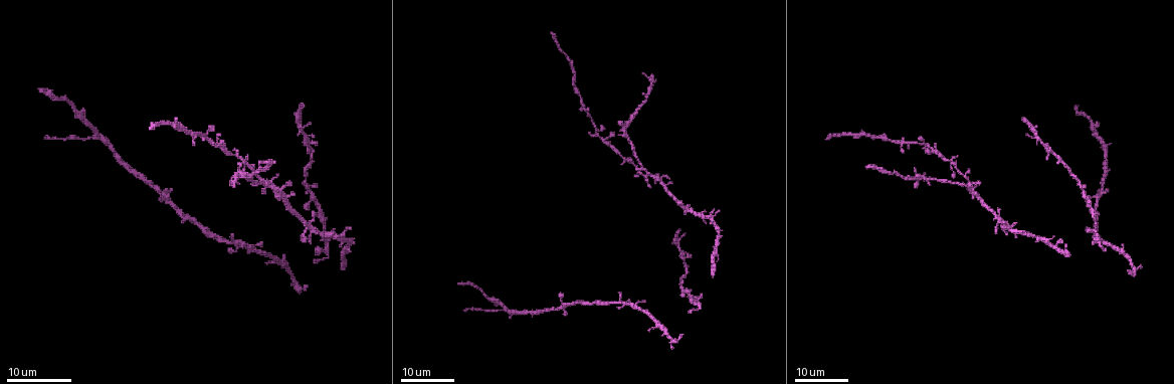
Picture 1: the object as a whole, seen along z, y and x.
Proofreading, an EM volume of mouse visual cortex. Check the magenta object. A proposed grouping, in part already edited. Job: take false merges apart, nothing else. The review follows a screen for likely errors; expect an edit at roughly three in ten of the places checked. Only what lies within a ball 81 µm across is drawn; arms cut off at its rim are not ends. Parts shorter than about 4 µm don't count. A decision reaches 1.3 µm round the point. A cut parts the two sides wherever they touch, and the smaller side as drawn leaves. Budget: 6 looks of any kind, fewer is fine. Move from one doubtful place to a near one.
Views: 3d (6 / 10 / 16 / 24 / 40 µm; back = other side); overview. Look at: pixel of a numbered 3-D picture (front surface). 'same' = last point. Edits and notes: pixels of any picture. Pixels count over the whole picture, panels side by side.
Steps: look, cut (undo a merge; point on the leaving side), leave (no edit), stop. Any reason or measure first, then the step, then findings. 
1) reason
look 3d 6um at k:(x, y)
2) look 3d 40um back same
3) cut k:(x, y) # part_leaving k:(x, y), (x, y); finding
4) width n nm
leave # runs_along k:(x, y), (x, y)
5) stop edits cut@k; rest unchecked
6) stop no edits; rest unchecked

look 3d 16um at 1:(647, 174)

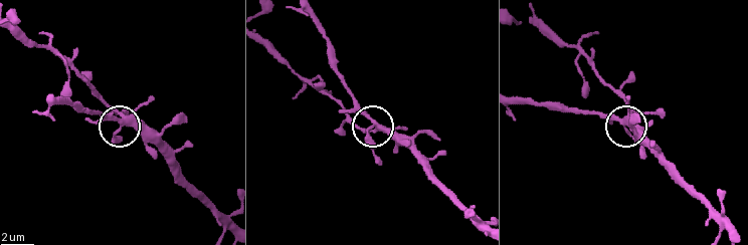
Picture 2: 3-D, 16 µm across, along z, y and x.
look 3d 6um at 2:(124, 121)

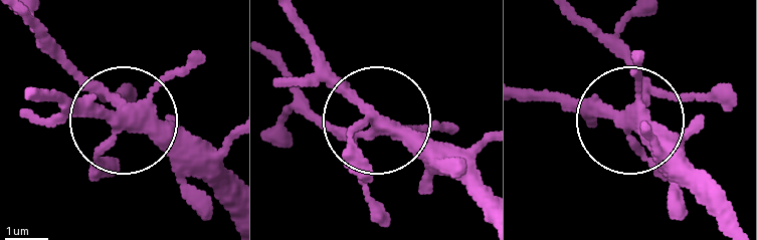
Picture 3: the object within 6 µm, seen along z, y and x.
side_arm 25 um
leave # continuous, no second cell

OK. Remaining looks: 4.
calibre changes
look 3d 16um at 1:(205, 133)

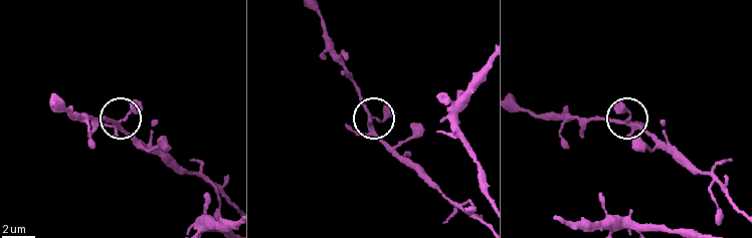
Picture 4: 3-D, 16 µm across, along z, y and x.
look 3d 6um at 4:(369, 111)

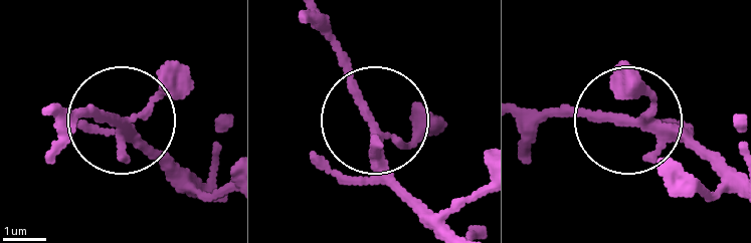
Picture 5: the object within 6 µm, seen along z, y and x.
arms 4
leave # all the same cell

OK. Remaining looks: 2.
small branch off a trunk
look 3d 16um at 1:(950, 164)

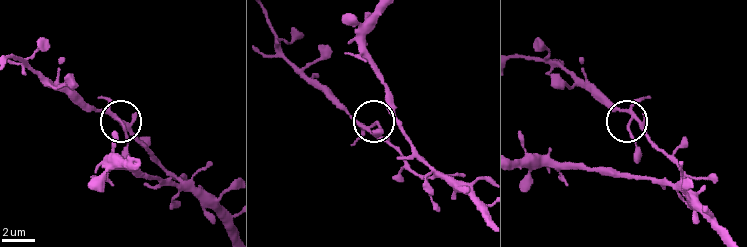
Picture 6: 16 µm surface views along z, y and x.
look 3d 6um at 6:(115, 118)

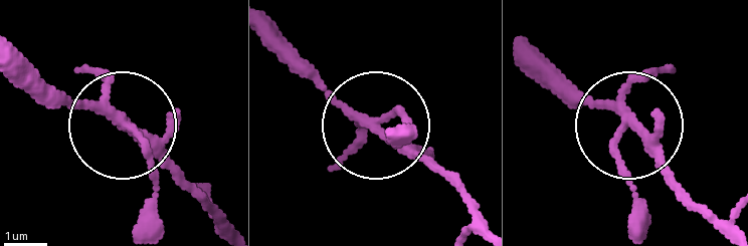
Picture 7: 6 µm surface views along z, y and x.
leave # runs_along 7:(229, 235), (128, 134), (146, 159), (160, 231); continuous, no second cell

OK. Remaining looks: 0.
stop no edits; rest unchecked

